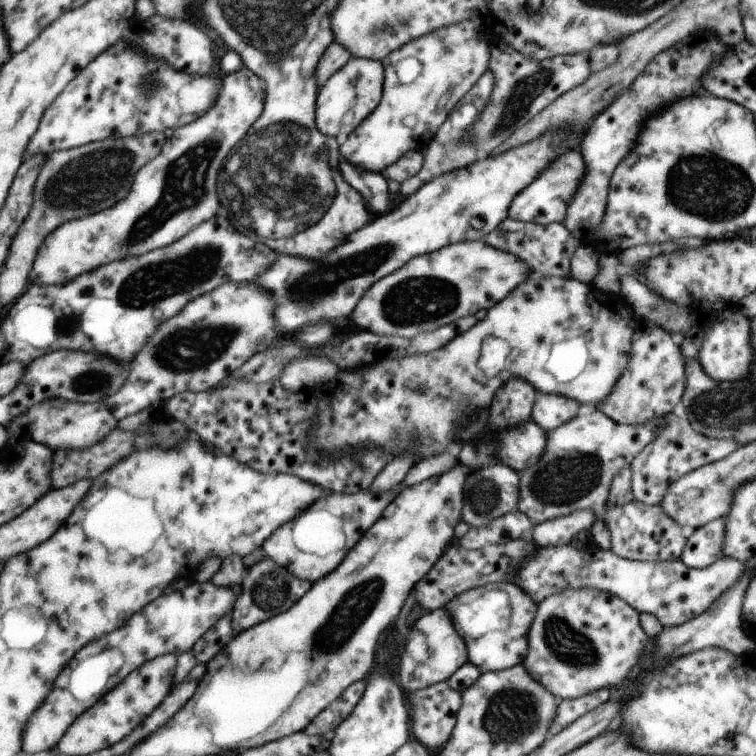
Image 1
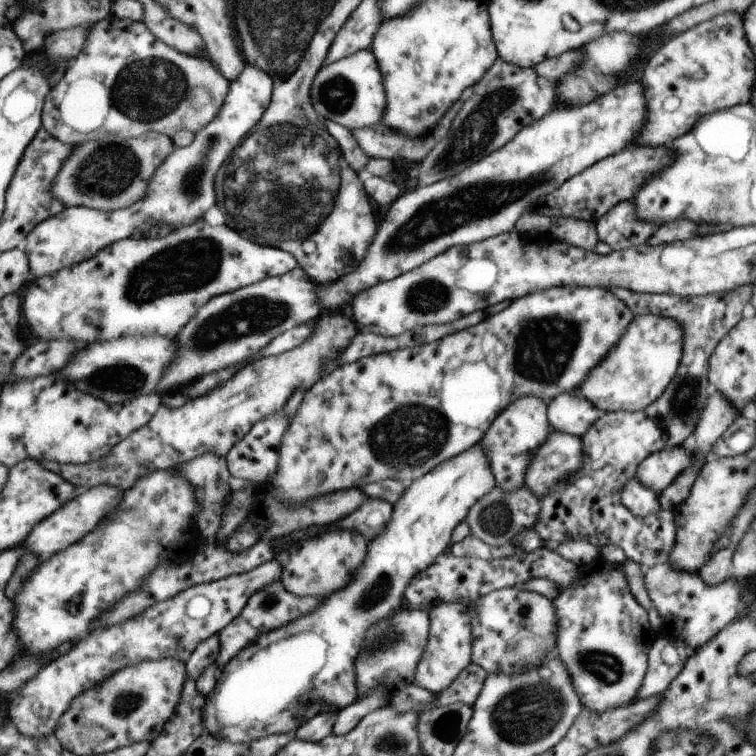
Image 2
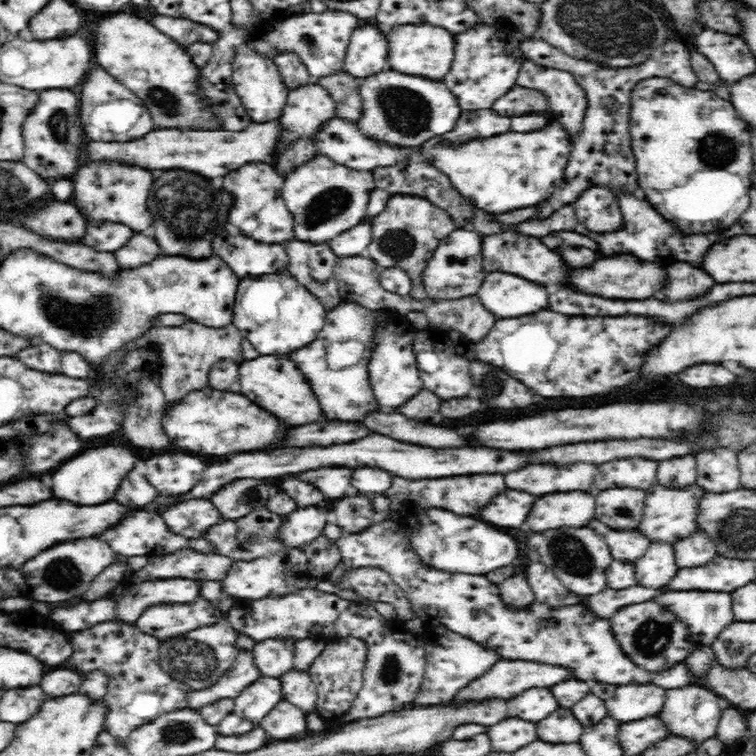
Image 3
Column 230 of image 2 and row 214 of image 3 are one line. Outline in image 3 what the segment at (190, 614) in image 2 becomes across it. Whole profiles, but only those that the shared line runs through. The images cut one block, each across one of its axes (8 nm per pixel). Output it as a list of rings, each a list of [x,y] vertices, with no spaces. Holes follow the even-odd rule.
[[[594,184],[580,194],[573,204],[580,224],[592,233],[614,233],[624,228],[624,213],[615,189],[608,184]]]

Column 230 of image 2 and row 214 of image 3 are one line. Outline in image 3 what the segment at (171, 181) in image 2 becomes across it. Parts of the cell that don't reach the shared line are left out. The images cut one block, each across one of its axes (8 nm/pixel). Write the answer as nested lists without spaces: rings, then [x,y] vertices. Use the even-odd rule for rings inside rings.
[[[96,159],[88,160],[82,165],[76,174],[76,178],[72,178],[73,182],[73,204],[78,208],[86,207],[86,214],[83,217],[88,217],[88,214],[96,214],[96,218],[108,218],[112,222],[122,222],[132,230],[146,230],[150,226],[154,226],[154,212],[150,210],[150,196],[154,194],[154,184],[156,184],[156,169],[143,167],[138,163],[126,163],[120,159]]]

